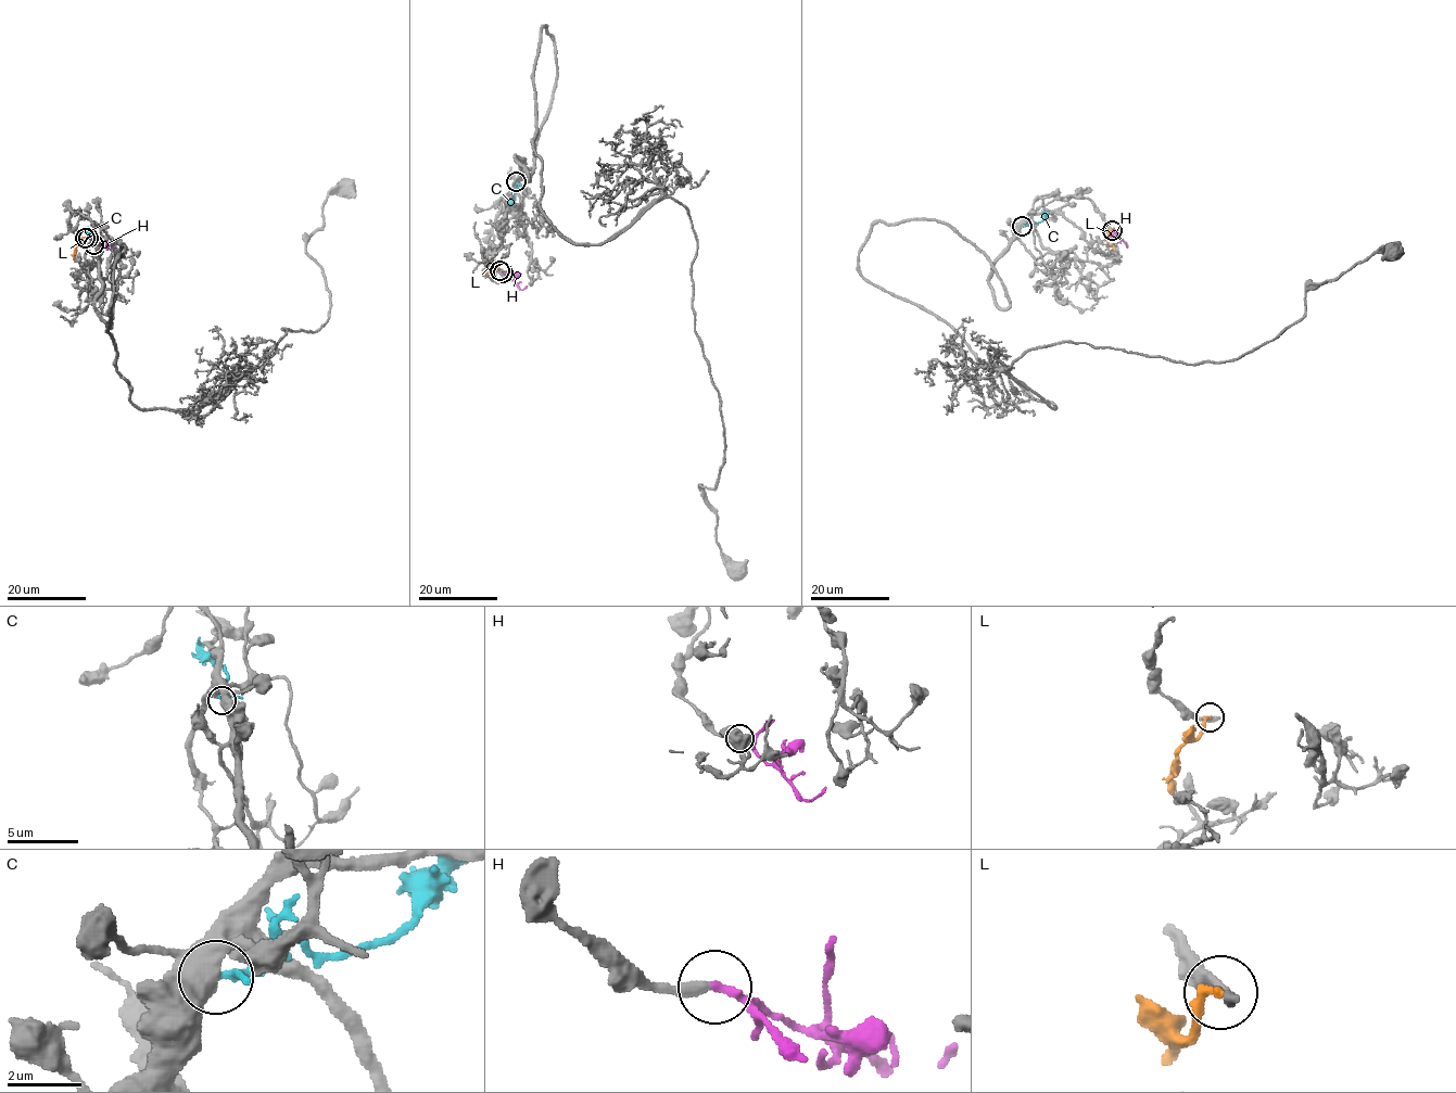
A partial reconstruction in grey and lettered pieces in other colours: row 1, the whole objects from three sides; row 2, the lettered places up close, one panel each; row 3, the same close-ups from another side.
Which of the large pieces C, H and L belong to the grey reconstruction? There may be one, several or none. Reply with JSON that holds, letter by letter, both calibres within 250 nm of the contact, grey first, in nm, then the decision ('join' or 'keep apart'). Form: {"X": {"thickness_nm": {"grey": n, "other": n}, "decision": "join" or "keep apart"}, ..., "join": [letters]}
{"C": {"thickness_nm": {"grey": 440, "other": 190}, "decision": "keep apart"}, "H": {"thickness_nm": {"grey": 320, "other": 170}, "decision": "join"}, "L": {"thickness_nm": {"grey": 360, "other": 240}, "decision": "keep apart"}, "join": ["H"]}

